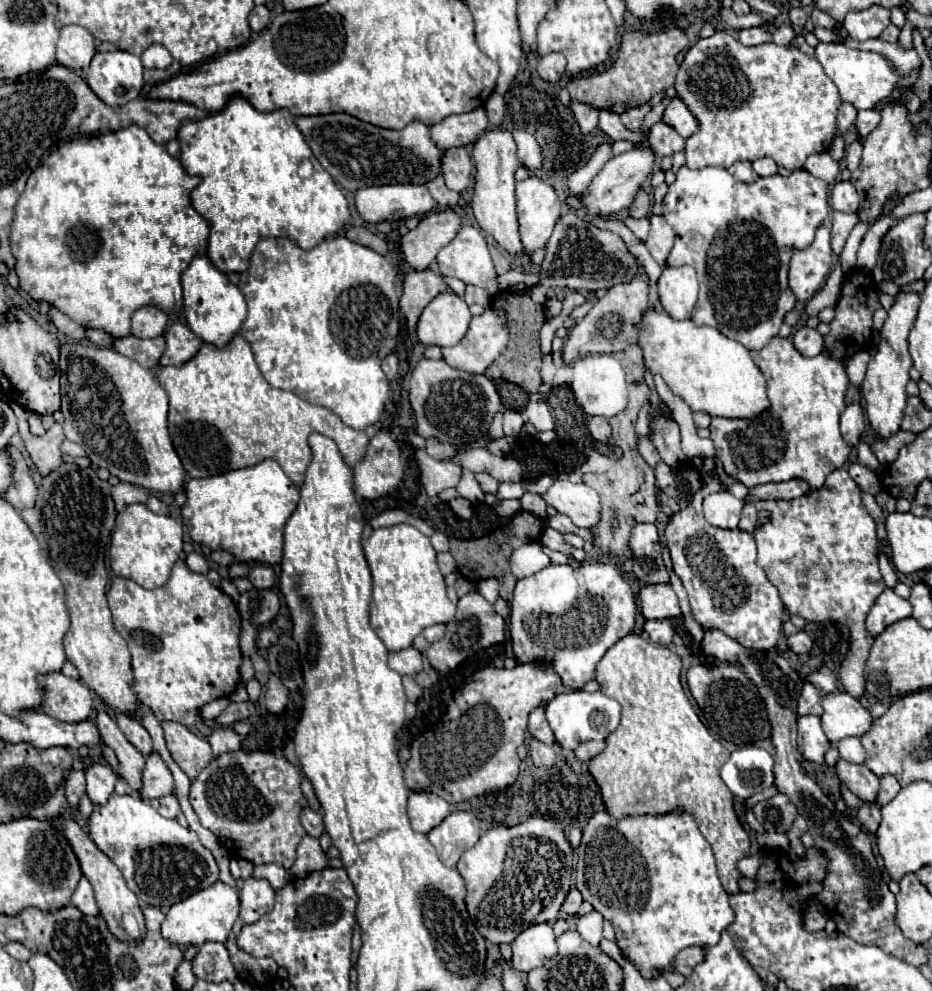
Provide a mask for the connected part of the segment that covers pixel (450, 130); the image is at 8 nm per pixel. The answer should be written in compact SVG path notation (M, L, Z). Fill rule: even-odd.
M475 108L467 114L447 116L441 122L431 126L431 140L439 148L453 148L453 146L467 146L475 142L481 132L487 130L487 112L483 108Z

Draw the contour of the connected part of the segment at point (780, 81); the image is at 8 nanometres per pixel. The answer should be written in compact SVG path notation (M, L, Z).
M723 30L715 32L709 38L697 40L687 50L675 78L675 90L677 98L685 102L699 122L699 130L685 140L683 152L687 168L729 168L737 160L755 162L757 158L769 156L781 168L799 170L803 168L807 156L827 152L837 132L835 116L841 104L837 86L813 56L807 56L797 48L783 48L777 44L749 48Z

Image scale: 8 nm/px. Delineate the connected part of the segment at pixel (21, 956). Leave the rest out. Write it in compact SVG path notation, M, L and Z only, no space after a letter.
M7 942L7 944L5 944L5 950L7 950L15 960L29 960L29 956L31 956L31 952L29 952L25 946L21 946L19 942Z

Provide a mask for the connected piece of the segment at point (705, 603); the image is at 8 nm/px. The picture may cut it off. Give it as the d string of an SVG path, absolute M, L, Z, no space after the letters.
M705 458L705 468L701 472L705 480L703 488L693 496L691 504L685 510L671 516L665 528L665 542L671 554L673 570L689 594L693 618L705 630L717 628L745 648L769 650L781 638L783 602L777 594L777 588L755 564L757 550L753 536L739 530L713 528L709 526L709 522L705 522L701 508L703 498L707 494L723 490L721 480L709 474L709 470L713 468L715 460Z

